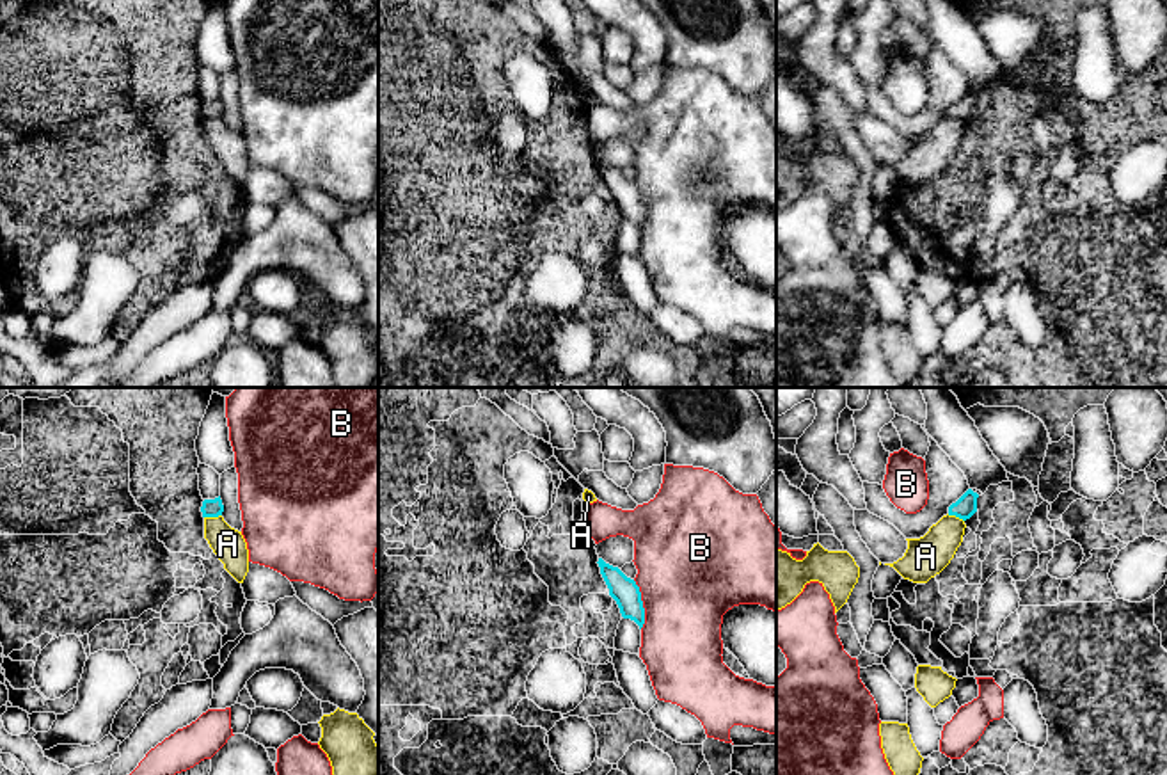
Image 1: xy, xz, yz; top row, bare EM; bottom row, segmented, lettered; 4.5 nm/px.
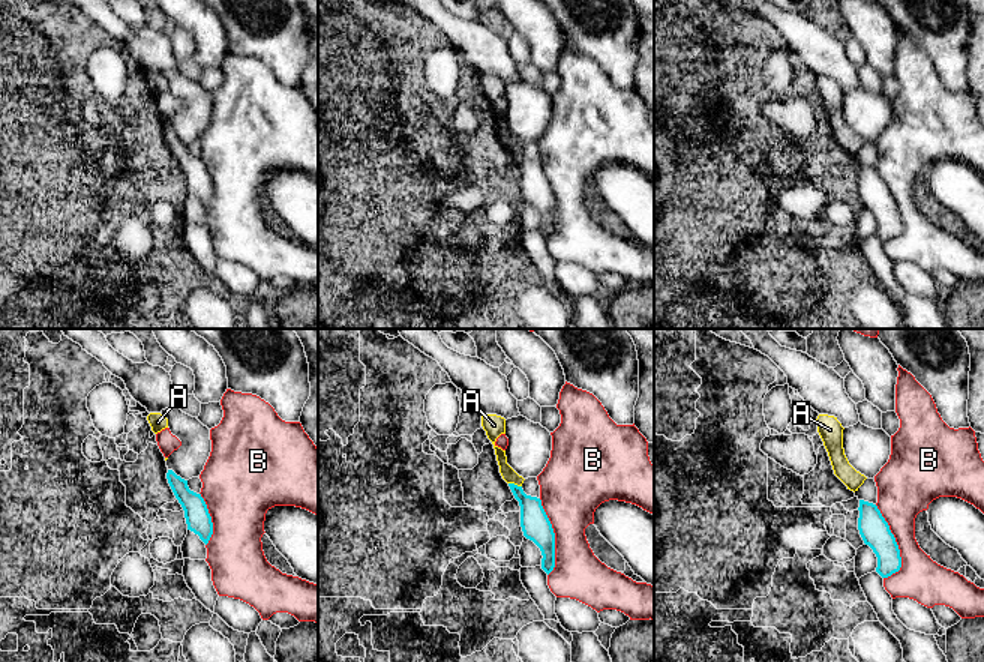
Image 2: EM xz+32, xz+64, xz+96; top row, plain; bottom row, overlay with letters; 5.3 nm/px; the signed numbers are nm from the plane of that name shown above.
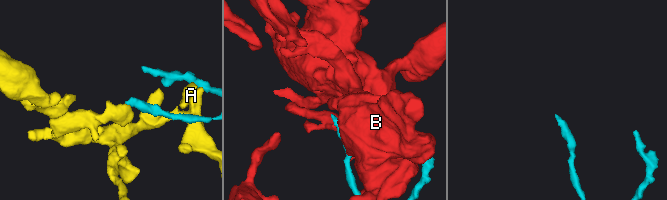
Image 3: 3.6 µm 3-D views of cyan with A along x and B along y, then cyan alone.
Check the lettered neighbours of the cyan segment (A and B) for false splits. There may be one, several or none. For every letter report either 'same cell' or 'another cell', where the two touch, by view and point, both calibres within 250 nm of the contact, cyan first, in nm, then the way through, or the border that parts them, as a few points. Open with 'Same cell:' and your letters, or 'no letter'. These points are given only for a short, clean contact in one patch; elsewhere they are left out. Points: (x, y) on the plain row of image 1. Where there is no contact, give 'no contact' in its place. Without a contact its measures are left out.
Same cell: no letter
A: another cell; meets cyan in xy at (212, 118); 80 nm thick on the cyan side, 150 nm on the other; border along xy (221, 116), (205, 119)
B: another cell; meets cyan in xz at (642, 207); 120 nm thick on the cyan side, 460 nm on the other

